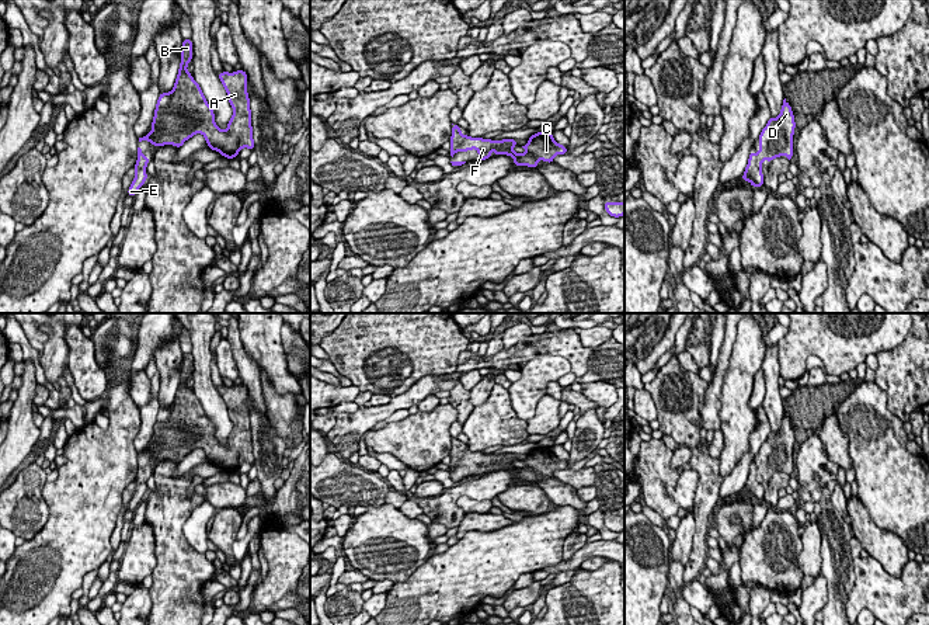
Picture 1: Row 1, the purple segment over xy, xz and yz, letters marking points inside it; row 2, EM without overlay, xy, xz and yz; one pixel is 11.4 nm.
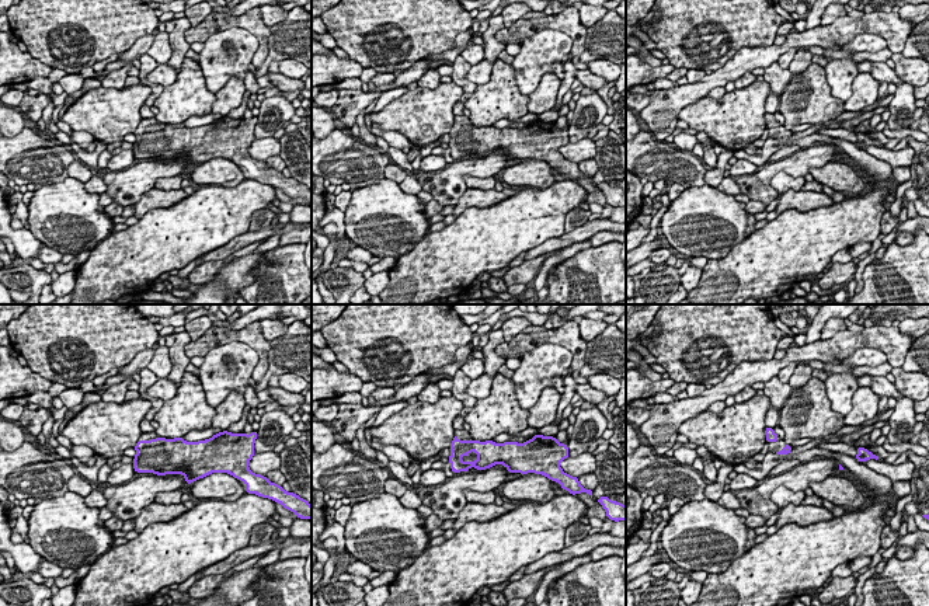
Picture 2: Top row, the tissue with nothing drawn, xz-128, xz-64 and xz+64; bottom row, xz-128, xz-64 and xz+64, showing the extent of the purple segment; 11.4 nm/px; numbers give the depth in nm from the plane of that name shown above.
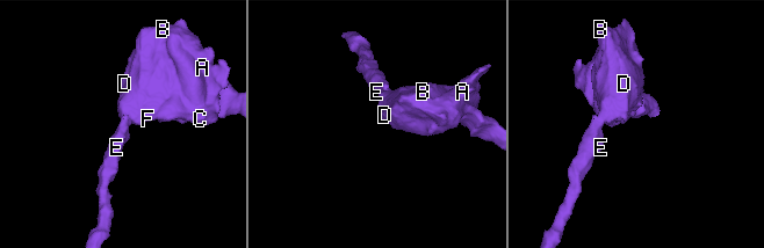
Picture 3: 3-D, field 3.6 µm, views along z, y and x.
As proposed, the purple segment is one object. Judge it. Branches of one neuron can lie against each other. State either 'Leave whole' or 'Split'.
Leave whole

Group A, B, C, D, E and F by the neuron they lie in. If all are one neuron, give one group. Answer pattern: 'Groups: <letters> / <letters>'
Groups: A B C D E F

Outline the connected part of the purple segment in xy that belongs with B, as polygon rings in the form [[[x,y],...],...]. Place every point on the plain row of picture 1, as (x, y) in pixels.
[[[192,354],[182,355],[174,402],[170,407],[160,407],[152,445],[139,452],[139,456],[149,455],[156,462],[173,459],[180,463],[185,455],[202,448],[210,465],[219,466],[226,473],[237,472],[243,462],[254,465],[247,388],[244,385],[218,388],[233,423],[227,444],[222,445],[199,399],[187,385],[192,375],[192,362]]]

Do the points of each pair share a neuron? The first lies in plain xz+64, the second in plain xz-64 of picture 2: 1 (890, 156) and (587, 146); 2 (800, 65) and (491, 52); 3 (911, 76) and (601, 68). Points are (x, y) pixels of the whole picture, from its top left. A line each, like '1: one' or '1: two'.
1: one
2: two
3: one

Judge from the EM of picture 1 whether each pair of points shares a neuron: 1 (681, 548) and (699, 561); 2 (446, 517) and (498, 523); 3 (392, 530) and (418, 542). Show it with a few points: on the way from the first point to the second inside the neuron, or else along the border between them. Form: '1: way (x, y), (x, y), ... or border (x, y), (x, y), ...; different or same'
1: border (696, 523), (691, 556), (684, 568); different
2: border (465, 514), (458, 527); different
3: way (399, 530), (411, 538); same

